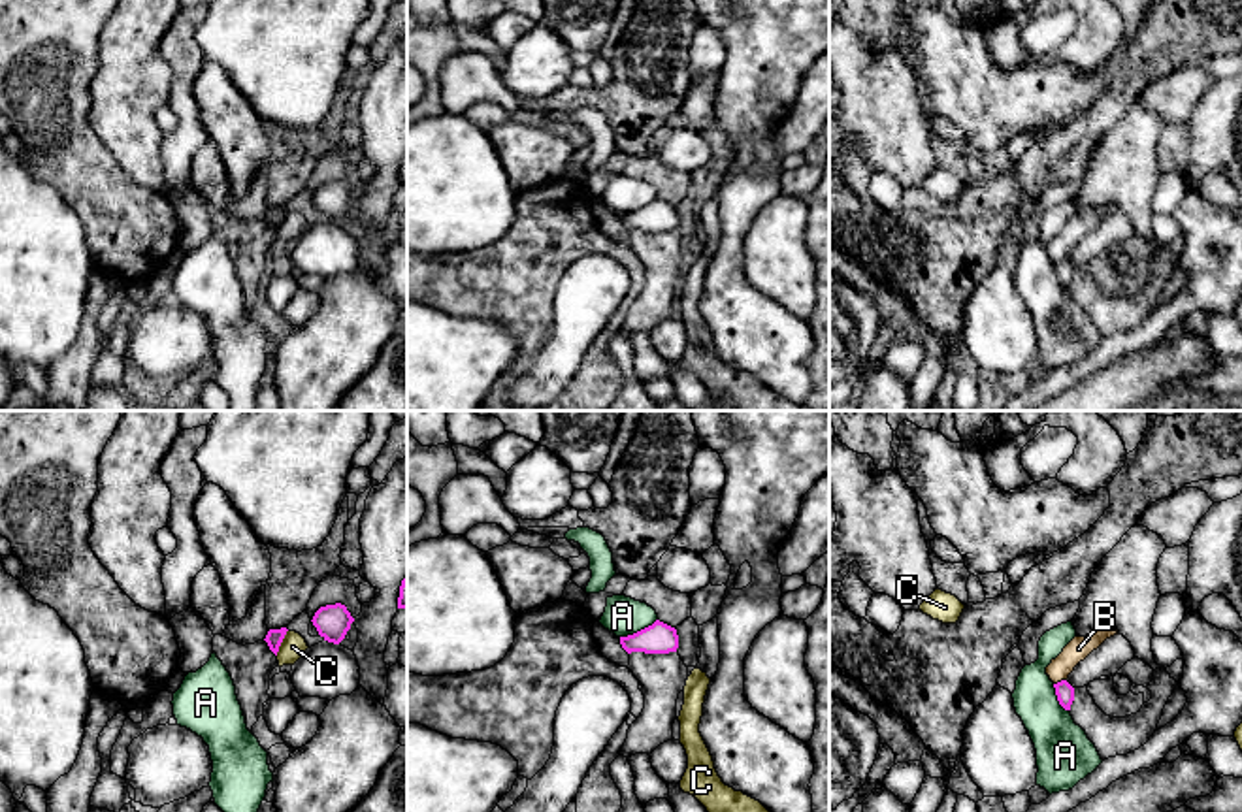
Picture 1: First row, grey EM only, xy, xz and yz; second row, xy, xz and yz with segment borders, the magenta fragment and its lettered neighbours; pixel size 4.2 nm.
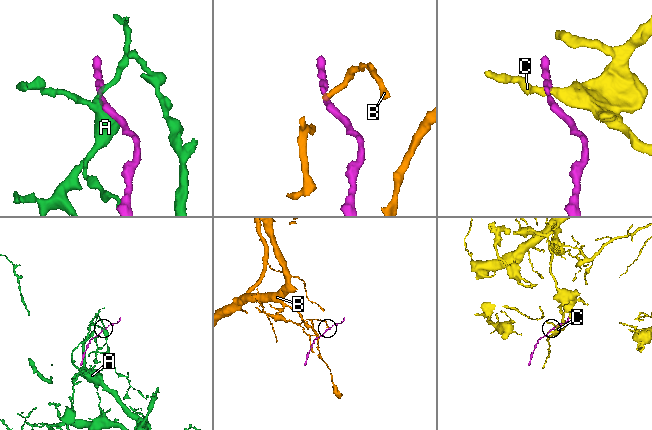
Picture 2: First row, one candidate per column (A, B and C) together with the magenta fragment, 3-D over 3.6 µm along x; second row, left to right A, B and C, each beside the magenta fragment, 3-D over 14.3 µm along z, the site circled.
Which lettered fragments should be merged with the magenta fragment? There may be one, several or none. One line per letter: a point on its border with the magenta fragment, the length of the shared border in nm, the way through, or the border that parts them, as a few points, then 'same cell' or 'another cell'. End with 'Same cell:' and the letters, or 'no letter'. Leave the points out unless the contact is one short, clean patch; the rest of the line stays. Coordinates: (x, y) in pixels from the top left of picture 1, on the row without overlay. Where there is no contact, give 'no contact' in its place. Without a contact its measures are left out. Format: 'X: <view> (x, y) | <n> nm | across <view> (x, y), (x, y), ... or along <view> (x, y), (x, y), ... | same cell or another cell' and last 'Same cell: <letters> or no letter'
A: xz (637, 210) | 180 nm | same cell
B: yz (1062, 259) | 60 nm | along yz (1065, 257), (1054, 262) | another cell
C: xy (281, 219) | 120 nm | along xy (287, 208), (276, 232) | another cell
Same cell: A

